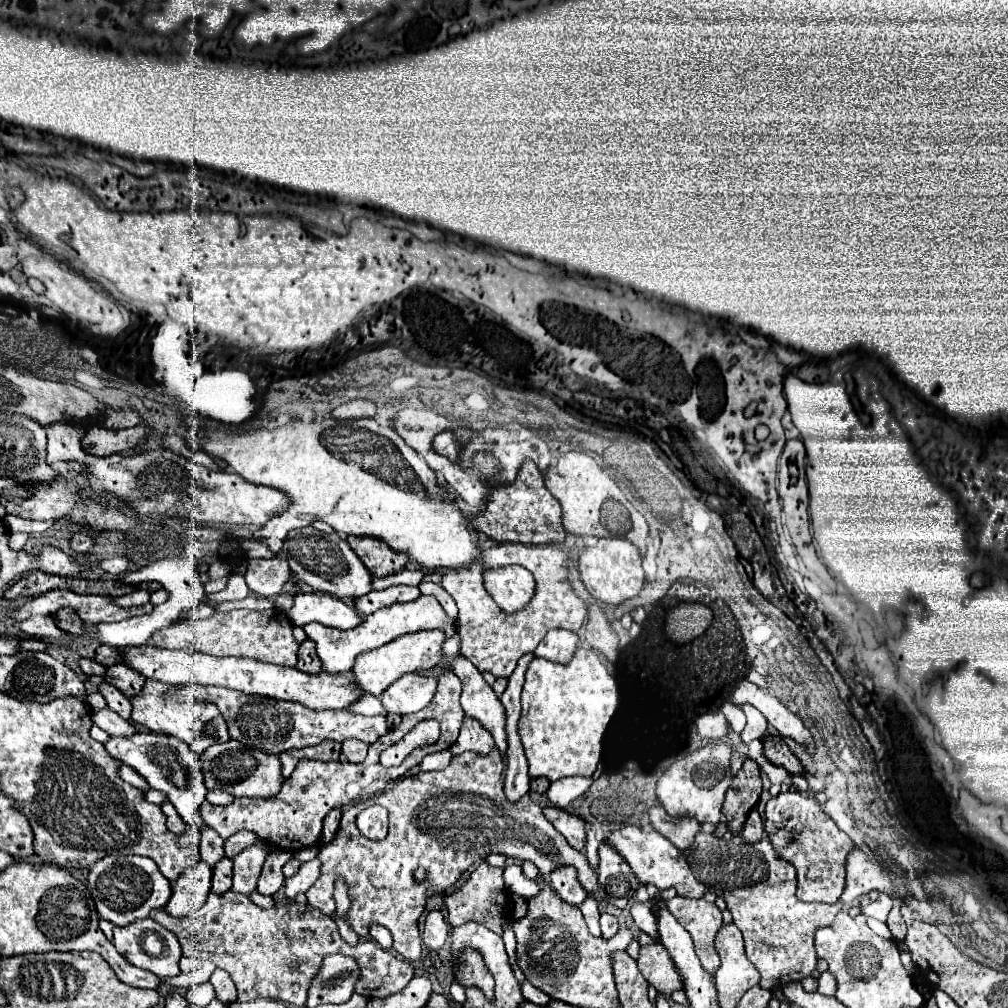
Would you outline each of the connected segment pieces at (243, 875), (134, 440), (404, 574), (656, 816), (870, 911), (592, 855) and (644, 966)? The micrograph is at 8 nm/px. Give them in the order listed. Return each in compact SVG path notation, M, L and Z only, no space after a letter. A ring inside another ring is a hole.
M252 845L234 857L234 881L232 881L234 893L244 893L246 897L254 893L266 855L268 855L268 847Z
M94 425L82 437L82 447L90 455L110 457L126 449L136 449L138 443L144 439L146 437L142 435L142 425L132 427L132 429L120 429L120 431L108 431L104 427Z
M406 565L400 573L396 573L396 575L388 575L388 577L374 577L372 579L372 587L374 589L386 589L386 587L392 587L392 585L400 585L400 583L404 583L404 585L418 585L420 581L422 581L422 577L424 577L424 573L420 571L420 569L416 569L416 567L412 567L412 565Z
M662 807L650 809L650 823L678 849L688 849L700 831L700 823L694 817L670 817Z
M880 893L874 901L870 901L870 903L862 909L862 913L864 913L866 917L874 917L874 919L878 919L878 921L886 921L890 909L892 909L892 899L890 899L886 893Z
M588 829L588 833L586 833L586 847L584 847L584 855L588 857L588 861L590 861L590 865L596 869L598 867L598 841L596 841L596 837L594 837L594 831L592 829Z
M661 942L640 948L638 969L646 977L646 981L666 997L670 997L674 991L684 991L680 971L676 971L672 957L668 957L668 951Z

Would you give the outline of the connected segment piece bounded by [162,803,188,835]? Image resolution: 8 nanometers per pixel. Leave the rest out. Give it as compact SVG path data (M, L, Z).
M164 803L164 805L162 805L162 811L164 811L164 815L168 817L166 825L168 825L168 829L170 829L172 833L182 835L182 833L188 829L188 825L184 823L184 819L176 813L176 809L172 809L172 803Z

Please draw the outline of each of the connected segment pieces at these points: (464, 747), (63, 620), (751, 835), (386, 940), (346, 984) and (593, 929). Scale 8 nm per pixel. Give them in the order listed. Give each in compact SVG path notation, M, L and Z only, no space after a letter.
M464 717L460 735L458 735L456 743L450 747L452 755L458 755L462 751L476 751L480 755L486 755L492 749L494 749L494 739L490 737L490 733L478 721Z
M58 609L54 613L54 619L58 621L58 627L66 633L72 633L72 635L84 635L86 633L86 625L84 621L78 617L78 613L74 609Z
M752 809L752 811L750 811L750 815L748 815L748 819L746 819L746 823L744 823L742 839L744 839L746 843L756 843L756 841L760 841L762 837L764 837L762 819L760 819L758 811L756 811L756 809Z
M370 925L370 937L382 947L382 949L386 949L386 951L390 951L392 949L392 933L388 931L388 929L384 929L382 925Z
M328 955L322 961L320 973L308 985L306 1007L318 1007L322 1003L346 1003L360 979L360 967L352 957Z
M588 897L588 899L582 903L580 911L582 911L584 919L586 919L586 925L588 925L590 933L598 937L598 935L600 935L600 927L598 927L598 917L600 917L600 911L598 911L598 903L596 903L596 899L594 899L594 897Z

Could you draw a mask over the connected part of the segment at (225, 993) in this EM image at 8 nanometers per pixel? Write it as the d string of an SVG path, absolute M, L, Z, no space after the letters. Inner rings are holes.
M216 969L210 977L210 983L214 985L214 991L216 991L216 997L222 1001L222 1003L234 1003L236 1001L236 987L230 979L230 975L226 971L220 971Z

